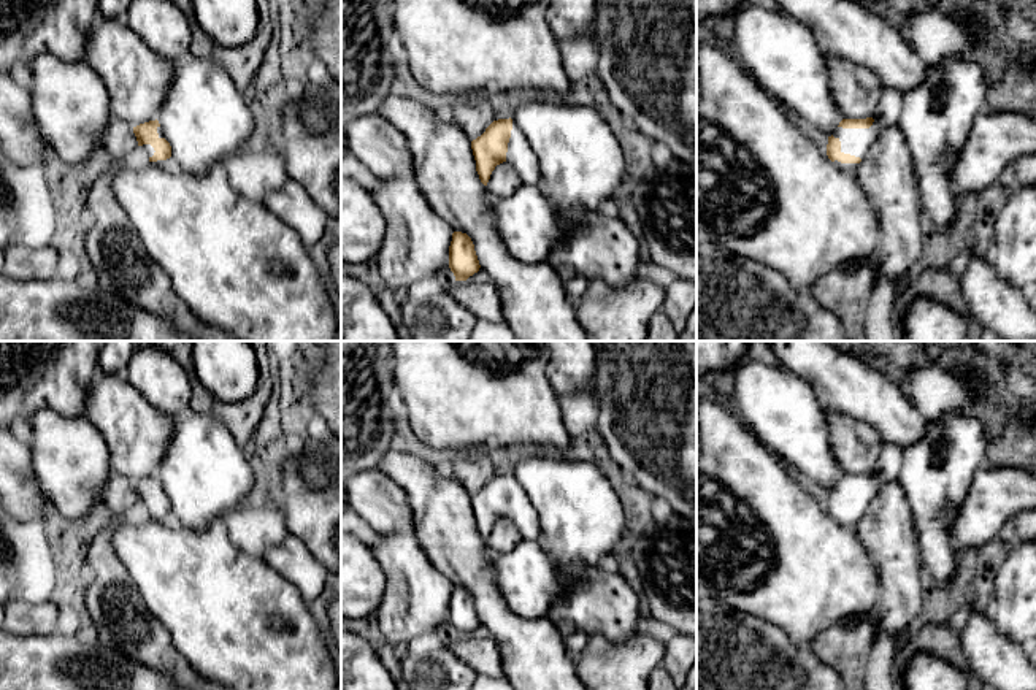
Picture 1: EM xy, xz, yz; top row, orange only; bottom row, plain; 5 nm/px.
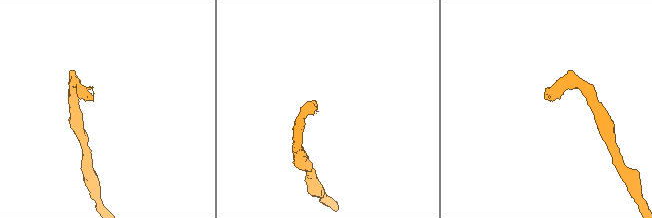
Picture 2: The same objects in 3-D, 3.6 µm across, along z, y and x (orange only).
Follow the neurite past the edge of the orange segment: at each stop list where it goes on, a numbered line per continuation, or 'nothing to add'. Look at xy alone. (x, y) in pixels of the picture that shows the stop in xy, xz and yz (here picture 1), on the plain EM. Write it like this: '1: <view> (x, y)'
1: xy (145, 506)

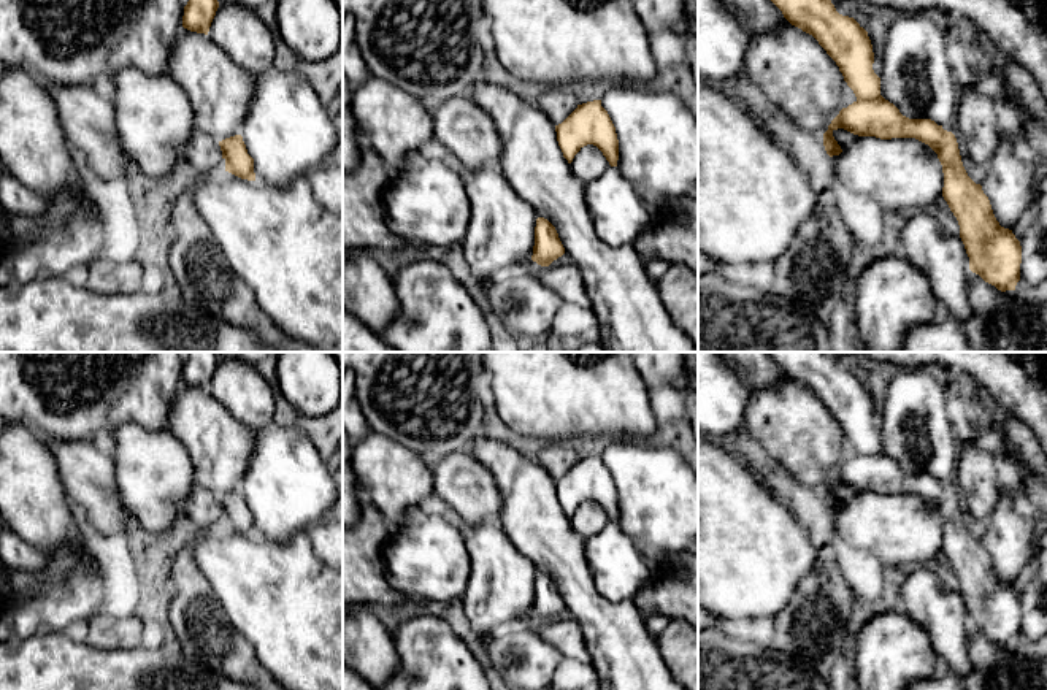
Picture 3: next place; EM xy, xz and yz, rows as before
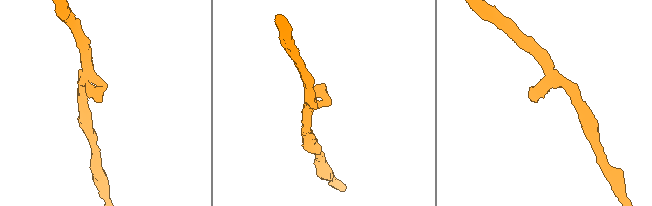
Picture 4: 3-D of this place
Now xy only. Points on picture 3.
nothing to add

